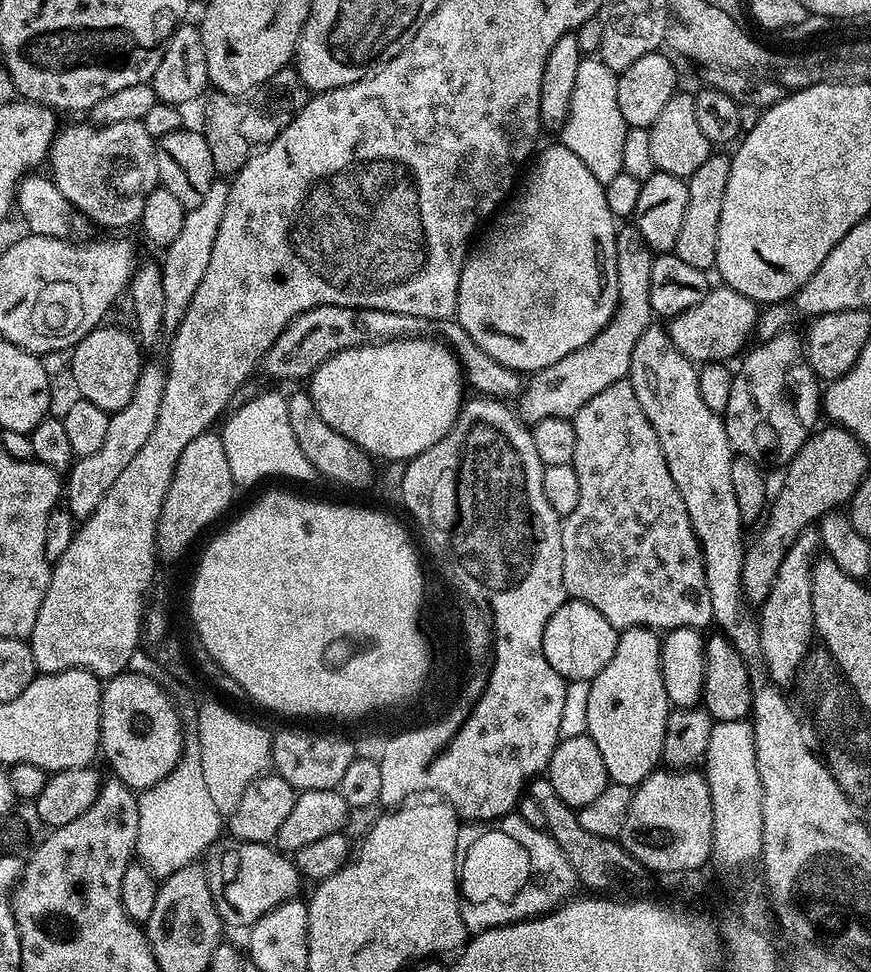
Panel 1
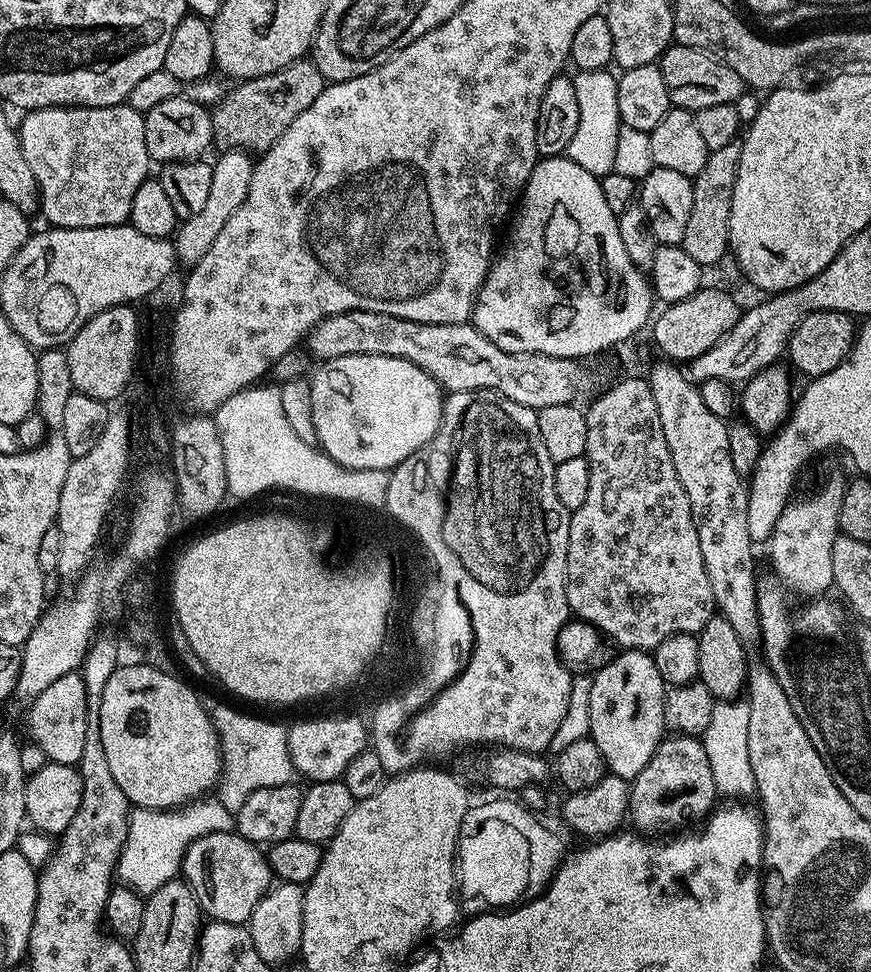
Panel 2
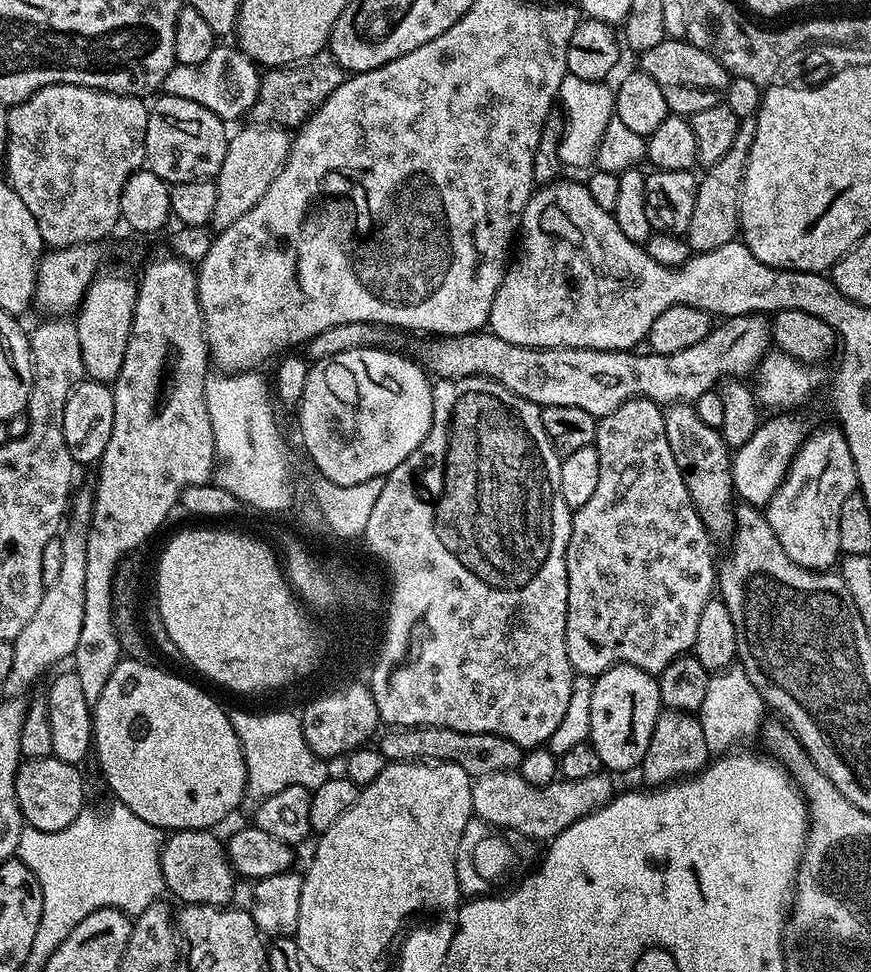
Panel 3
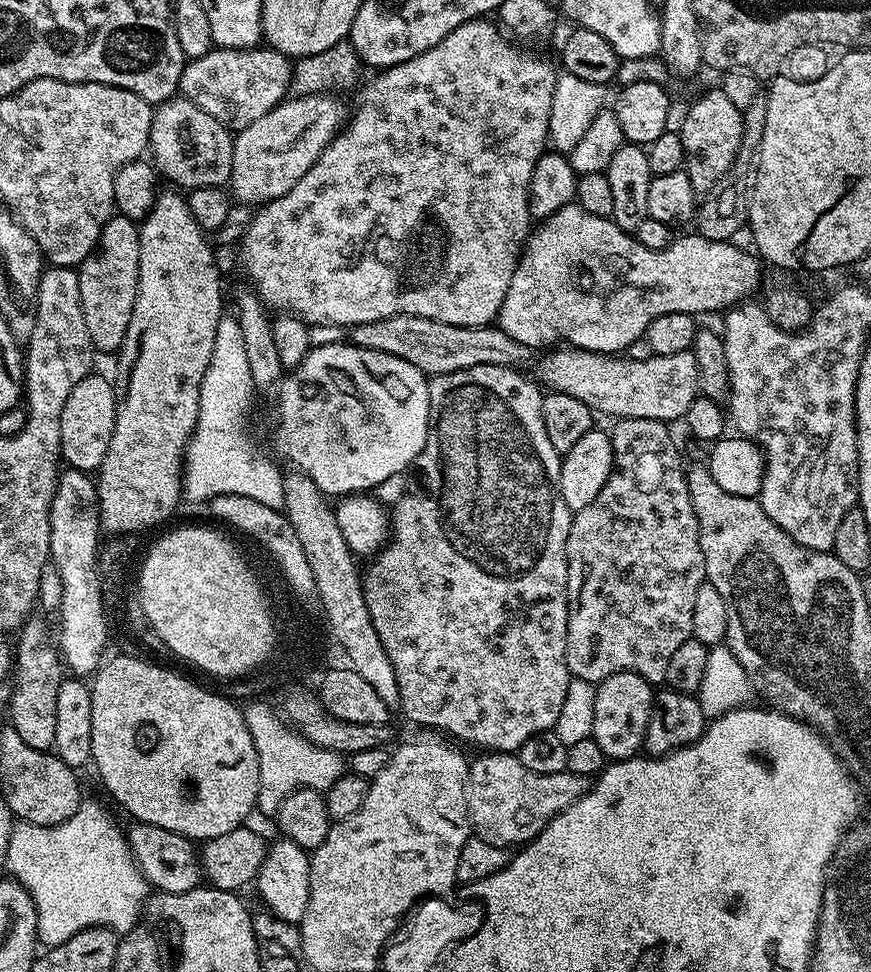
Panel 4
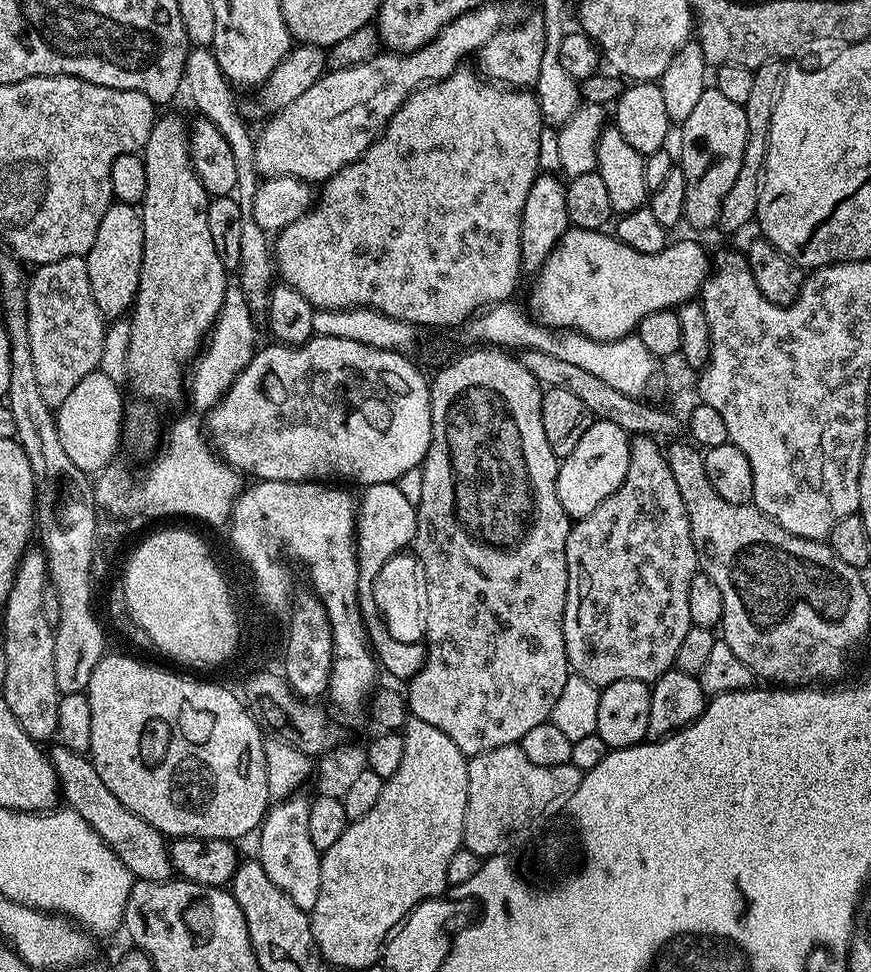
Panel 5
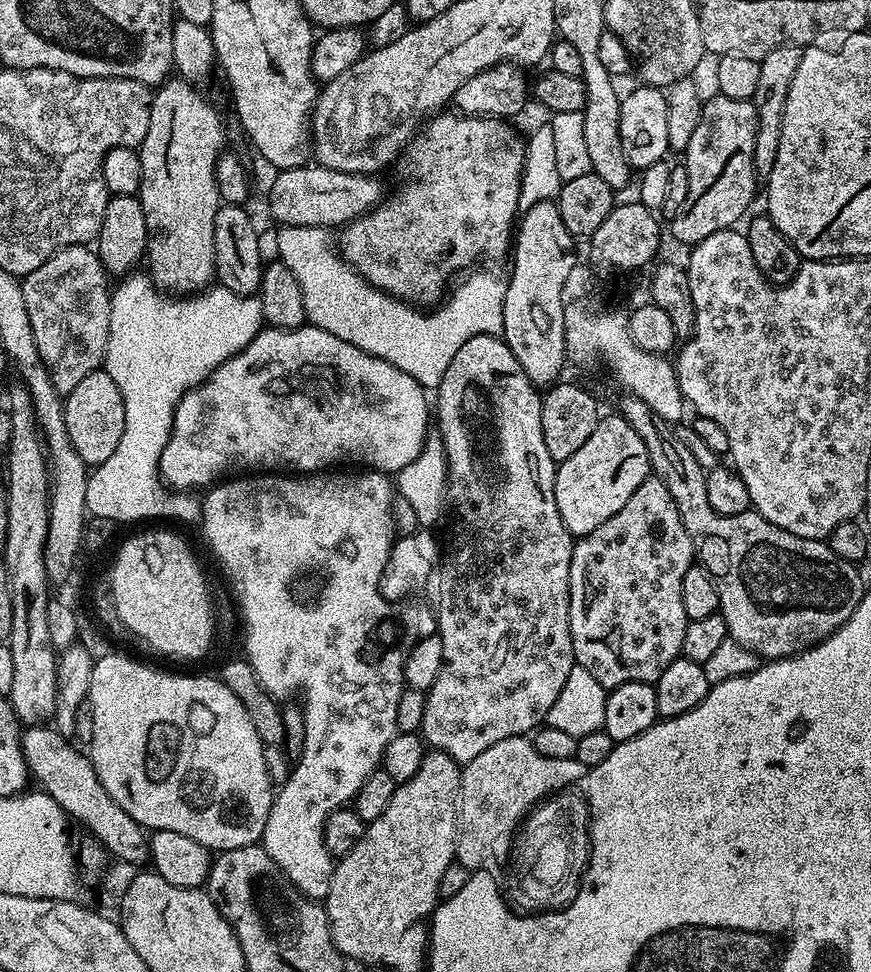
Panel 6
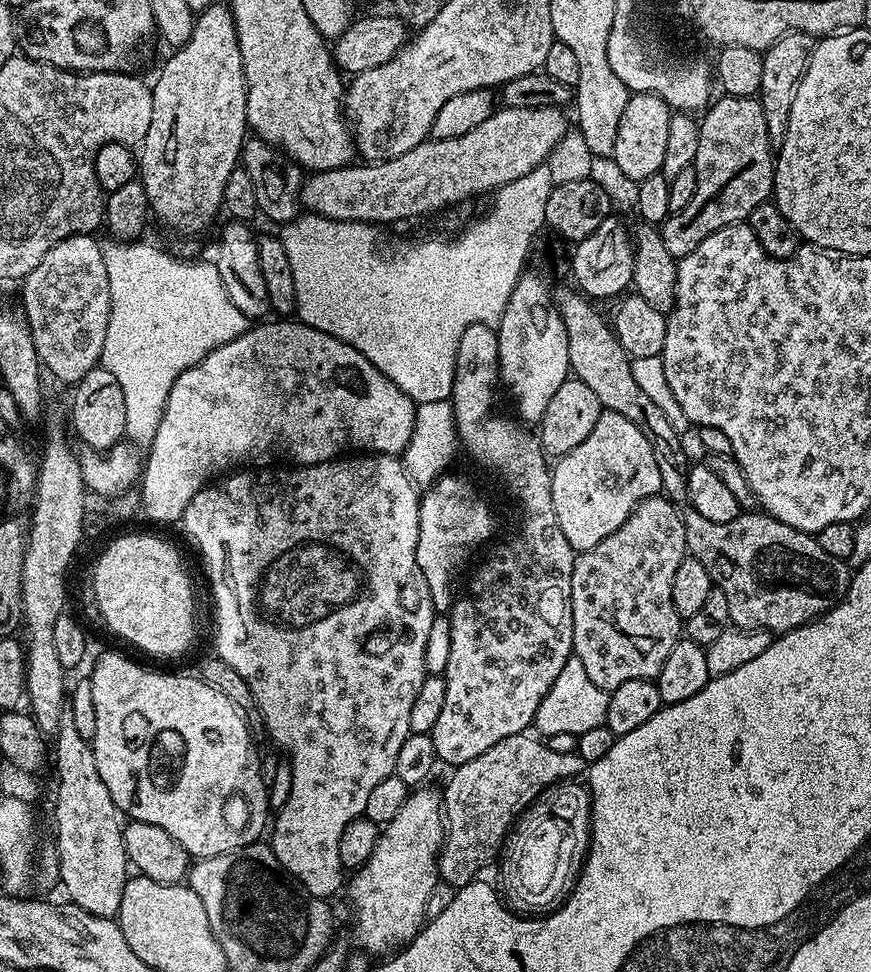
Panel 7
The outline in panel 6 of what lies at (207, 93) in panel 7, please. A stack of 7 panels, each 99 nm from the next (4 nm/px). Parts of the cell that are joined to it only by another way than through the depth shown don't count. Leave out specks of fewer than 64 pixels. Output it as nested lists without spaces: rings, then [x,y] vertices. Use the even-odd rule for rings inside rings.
[[[169,78],[155,89],[150,106],[150,130],[146,130],[146,138],[138,149],[142,162],[142,182],[138,195],[148,235],[146,272],[157,288],[172,294],[205,291],[216,274],[214,218],[222,203],[216,181],[216,163],[226,148],[224,120],[219,110],[196,88],[199,87],[185,79]]]

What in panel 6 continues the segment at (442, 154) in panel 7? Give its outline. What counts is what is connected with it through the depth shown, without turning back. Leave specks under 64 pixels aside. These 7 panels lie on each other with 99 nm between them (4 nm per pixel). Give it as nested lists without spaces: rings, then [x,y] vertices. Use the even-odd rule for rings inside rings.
[[[317,164],[281,169],[268,192],[268,208],[279,225],[308,228],[341,227],[364,215],[384,198],[380,178],[375,175],[344,172]]]

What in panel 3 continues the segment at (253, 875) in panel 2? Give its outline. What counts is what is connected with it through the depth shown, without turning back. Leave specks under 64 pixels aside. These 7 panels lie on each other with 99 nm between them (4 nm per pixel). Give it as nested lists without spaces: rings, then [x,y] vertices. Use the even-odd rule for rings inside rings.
[[[182,828],[171,833],[163,841],[160,850],[160,869],[164,887],[180,899],[181,905],[209,904],[223,908],[233,903],[238,877],[232,871],[228,853],[217,833],[202,828]]]

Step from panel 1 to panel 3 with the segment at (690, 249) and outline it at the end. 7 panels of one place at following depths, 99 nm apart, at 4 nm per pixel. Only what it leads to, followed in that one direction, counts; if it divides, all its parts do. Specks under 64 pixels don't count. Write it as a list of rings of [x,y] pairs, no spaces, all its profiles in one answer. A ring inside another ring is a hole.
[[[755,116],[743,117],[738,126],[738,134],[734,134],[734,142],[730,142],[730,150],[726,150],[726,154],[722,154],[718,162],[703,169],[704,176],[702,172],[696,185],[694,215],[690,218],[686,233],[693,253],[718,250],[718,246],[726,246],[726,242],[737,239],[740,231],[740,187],[744,185],[750,146],[754,146],[755,129]]]

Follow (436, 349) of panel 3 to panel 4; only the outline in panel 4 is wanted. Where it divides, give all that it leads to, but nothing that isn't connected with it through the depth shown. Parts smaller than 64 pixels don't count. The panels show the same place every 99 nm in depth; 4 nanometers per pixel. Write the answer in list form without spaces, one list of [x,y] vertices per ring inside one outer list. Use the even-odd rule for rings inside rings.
[[[571,346],[552,350],[549,356],[540,360],[540,365],[534,373],[535,379],[545,389],[570,394],[570,398],[578,398],[578,402],[586,402],[586,406],[593,413],[611,418],[650,418],[665,422],[679,421],[690,410],[690,402],[694,402],[700,391],[700,375],[698,374],[698,362],[694,360],[692,351],[682,354],[666,354],[665,356],[650,355],[645,360],[632,360],[621,358],[616,354],[601,354],[598,352],[585,352]]]

